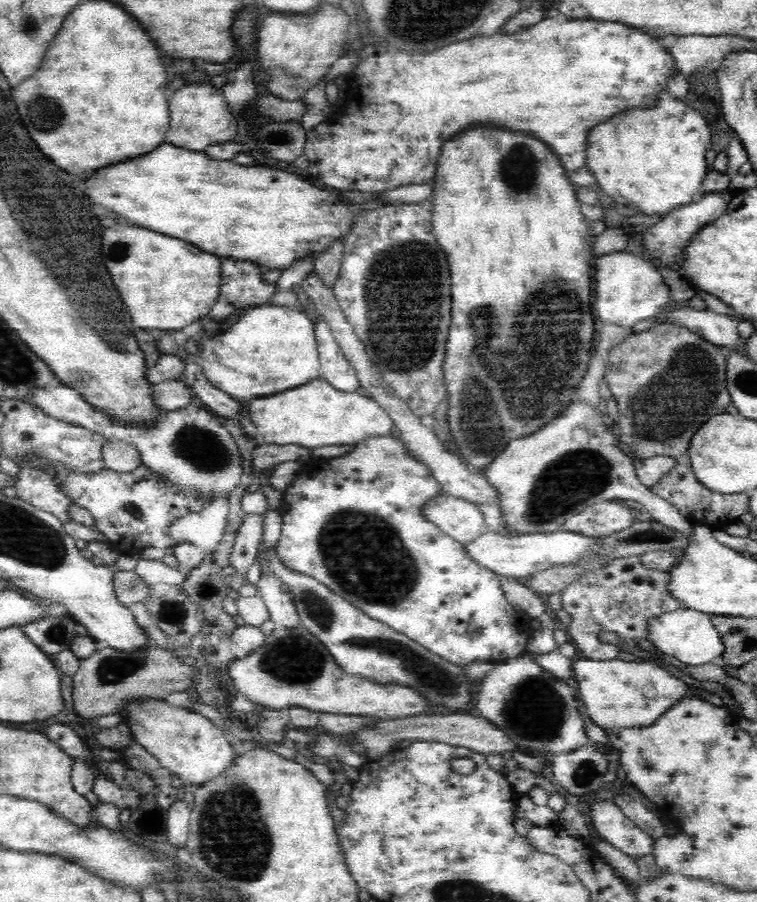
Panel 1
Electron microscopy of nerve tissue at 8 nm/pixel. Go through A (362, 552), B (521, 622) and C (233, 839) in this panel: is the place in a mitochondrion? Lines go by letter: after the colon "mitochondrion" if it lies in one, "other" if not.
A: mitochondrion
B: other
C: mitochondrion

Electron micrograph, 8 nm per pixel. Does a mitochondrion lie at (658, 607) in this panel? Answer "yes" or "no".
no

